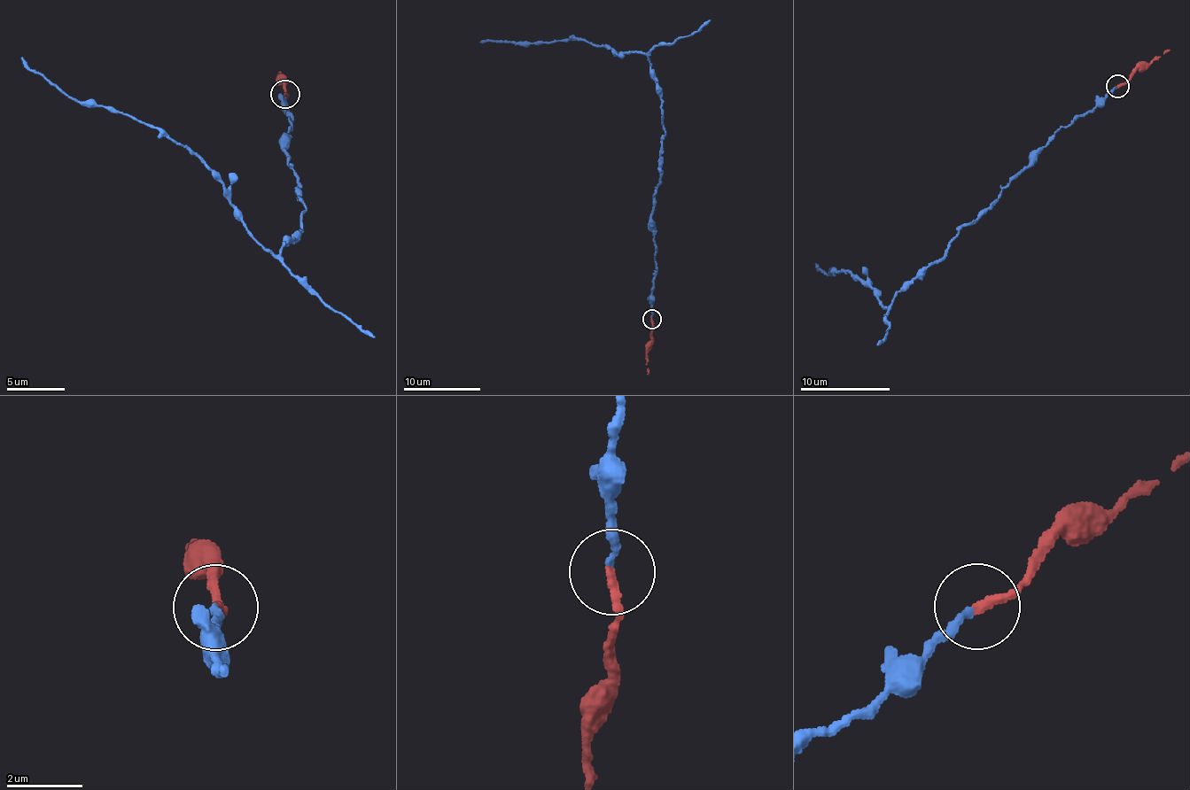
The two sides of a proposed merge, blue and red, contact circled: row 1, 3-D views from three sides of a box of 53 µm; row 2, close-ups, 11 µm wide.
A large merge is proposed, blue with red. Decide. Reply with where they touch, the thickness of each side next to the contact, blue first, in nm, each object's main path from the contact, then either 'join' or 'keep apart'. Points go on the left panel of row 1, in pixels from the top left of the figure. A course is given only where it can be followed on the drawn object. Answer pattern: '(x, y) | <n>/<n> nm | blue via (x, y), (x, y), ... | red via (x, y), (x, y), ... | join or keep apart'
(285, 94) | 190/240 nm | blue via (284, 93), (283, 154), (304, 212), (299, 234), (276, 256), (182, 143), (71, 99), (21, 57) | red via (284, 93), (285, 84), (276, 79), (277, 70) | join

